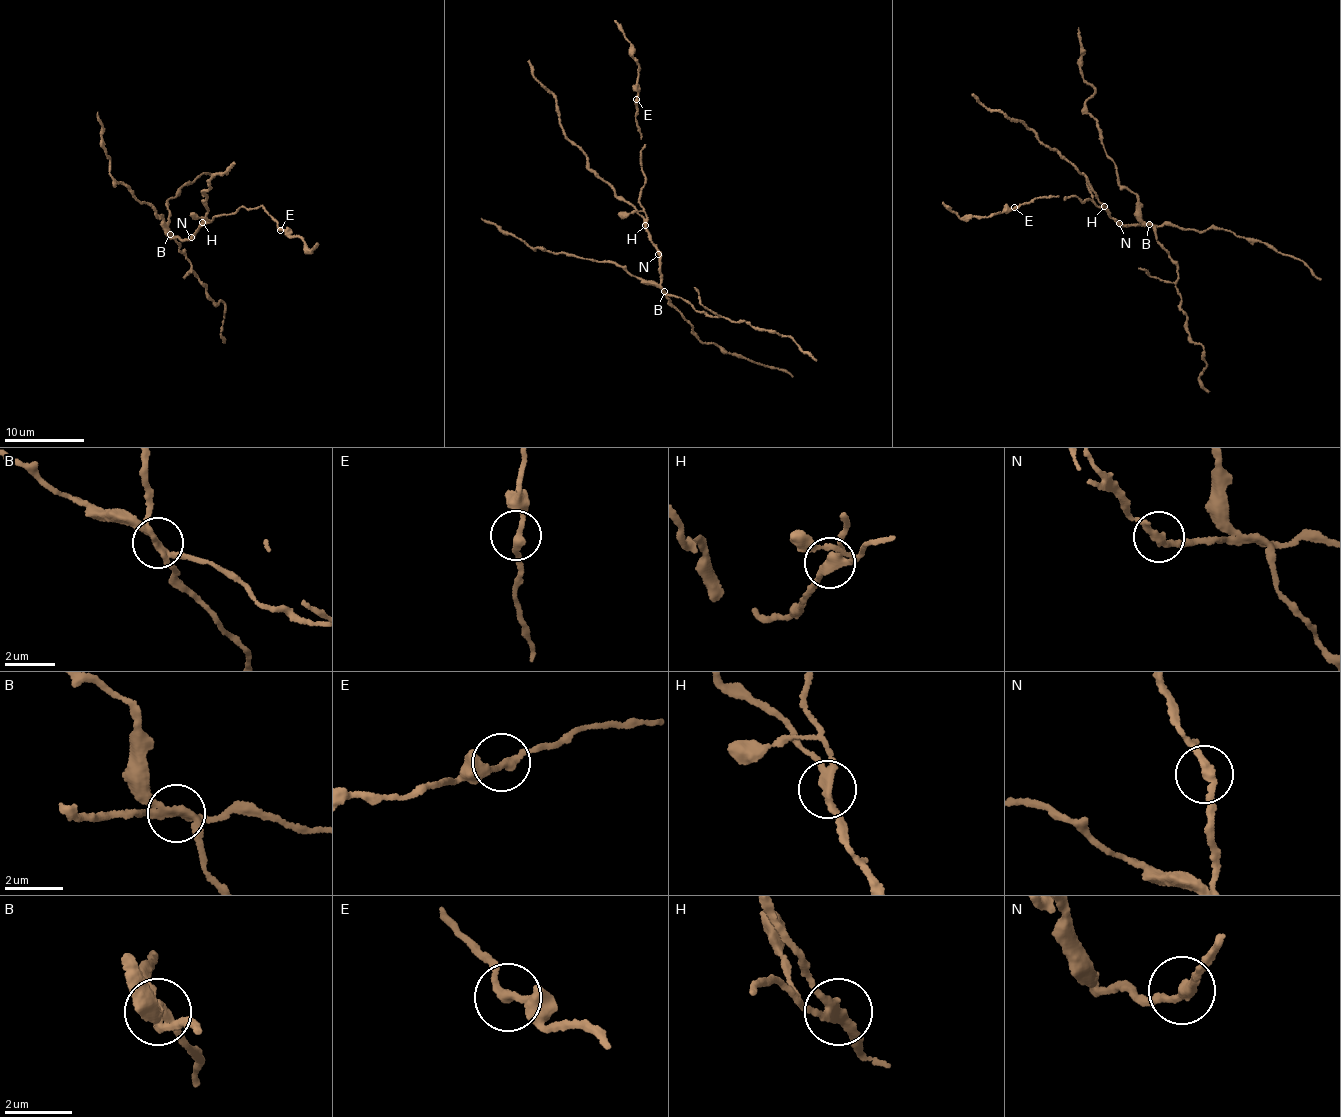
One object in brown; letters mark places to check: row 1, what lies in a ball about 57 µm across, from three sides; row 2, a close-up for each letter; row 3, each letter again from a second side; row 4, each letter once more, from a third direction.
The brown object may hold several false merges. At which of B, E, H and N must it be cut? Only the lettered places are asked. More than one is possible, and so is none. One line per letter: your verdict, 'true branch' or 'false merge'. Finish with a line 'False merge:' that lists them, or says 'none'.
B: false merge
E: true branch
H: false merge
N: true branch
False merge: B, H

